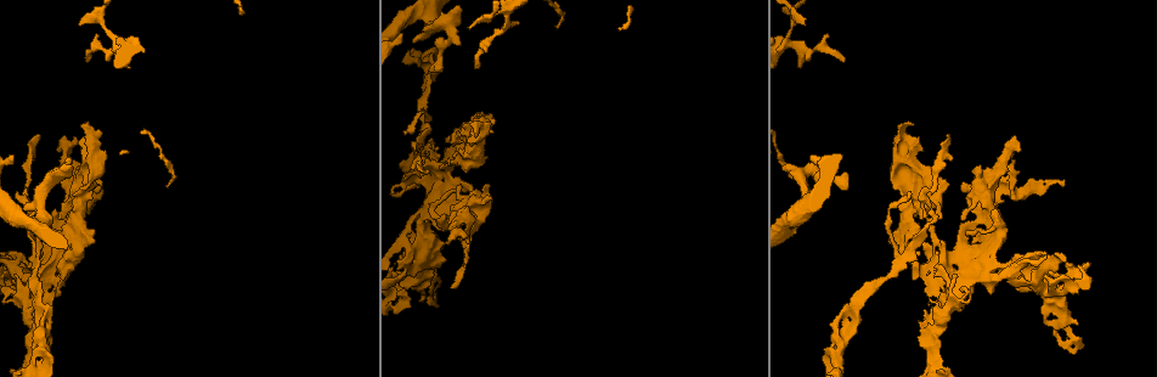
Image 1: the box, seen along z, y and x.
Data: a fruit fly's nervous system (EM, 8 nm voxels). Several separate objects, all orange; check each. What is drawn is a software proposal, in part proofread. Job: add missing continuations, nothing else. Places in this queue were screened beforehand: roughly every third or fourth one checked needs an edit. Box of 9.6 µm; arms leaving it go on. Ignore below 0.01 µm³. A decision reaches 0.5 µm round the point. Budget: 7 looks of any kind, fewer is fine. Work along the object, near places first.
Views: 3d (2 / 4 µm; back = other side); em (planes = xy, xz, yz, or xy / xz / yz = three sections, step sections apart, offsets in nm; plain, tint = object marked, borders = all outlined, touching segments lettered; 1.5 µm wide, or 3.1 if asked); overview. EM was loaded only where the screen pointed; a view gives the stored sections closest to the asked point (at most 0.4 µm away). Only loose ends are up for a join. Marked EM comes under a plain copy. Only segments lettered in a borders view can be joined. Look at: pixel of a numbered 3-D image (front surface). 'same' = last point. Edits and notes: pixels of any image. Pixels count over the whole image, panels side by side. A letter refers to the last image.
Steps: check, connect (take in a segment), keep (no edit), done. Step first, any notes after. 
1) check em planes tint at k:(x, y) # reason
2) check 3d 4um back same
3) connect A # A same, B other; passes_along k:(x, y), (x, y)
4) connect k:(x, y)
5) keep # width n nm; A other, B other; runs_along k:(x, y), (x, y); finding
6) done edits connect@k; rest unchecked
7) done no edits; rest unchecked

check 3d 2um at 1:(1001, 203) # branch stops here

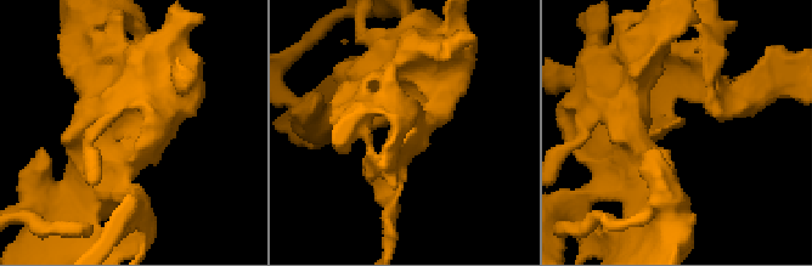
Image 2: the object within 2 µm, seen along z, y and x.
check em planes borders at 2:(681, 124) # arm_widths 240, 260 nm; now the EM

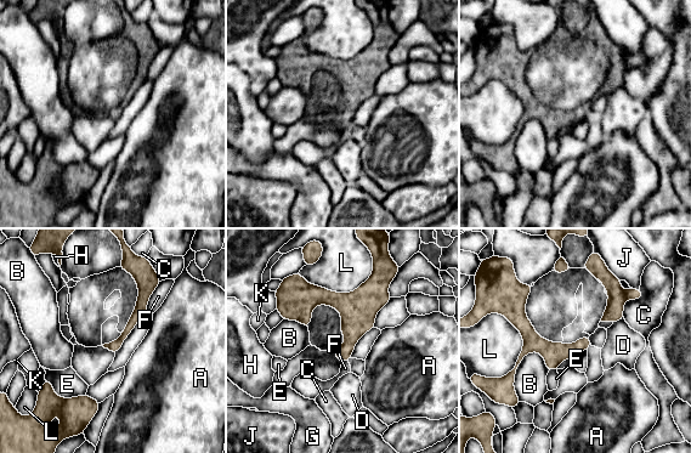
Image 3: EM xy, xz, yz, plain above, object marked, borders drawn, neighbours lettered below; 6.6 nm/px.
keep # A other, B other, C other, D other, E other, F other, G other, H other, J other, K other, L other; runs_along 3:(147, 284), (139, 313), (109, 346); no lettered segment goes on from it

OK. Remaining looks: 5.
check 3d 4um at 1:(909, 191) # free end

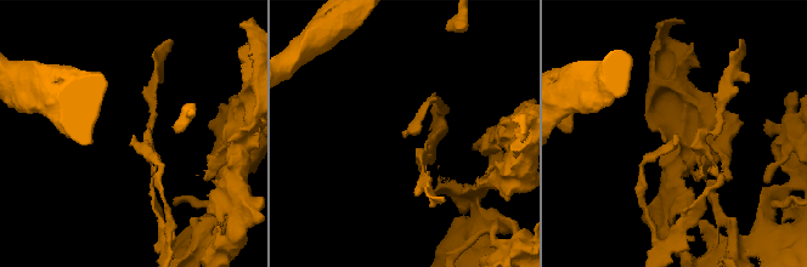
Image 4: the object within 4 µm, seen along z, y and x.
check em planes borders at 4:(405, 132)

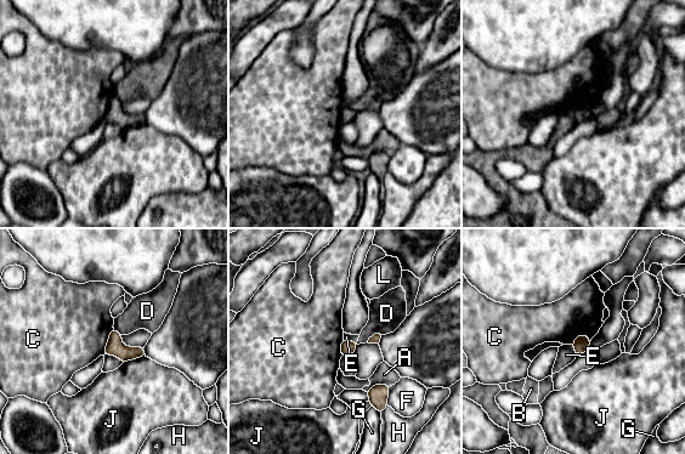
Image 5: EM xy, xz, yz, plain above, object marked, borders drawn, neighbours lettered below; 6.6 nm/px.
keep # width 100 nm; A other, B other, C other, D other, E other, F other, G other, H other, J other, L other; border 5:(344, 339), (356, 342); none of them fits

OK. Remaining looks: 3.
check em yz step 4 borders at 1:(951, 137) # branch stops here

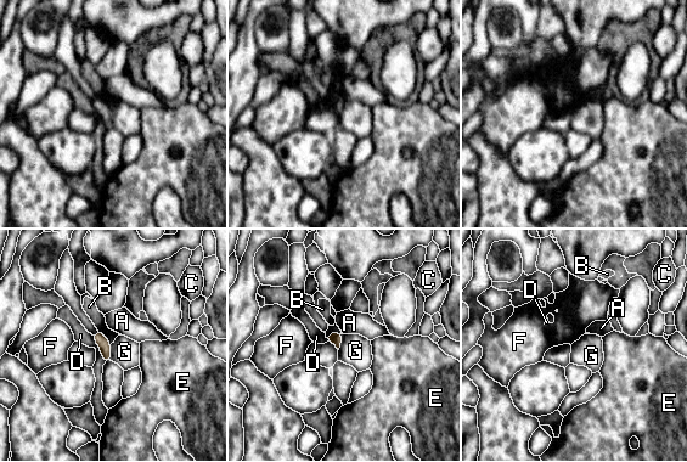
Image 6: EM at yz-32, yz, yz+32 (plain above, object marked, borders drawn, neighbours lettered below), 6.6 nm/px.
check em planes borders same

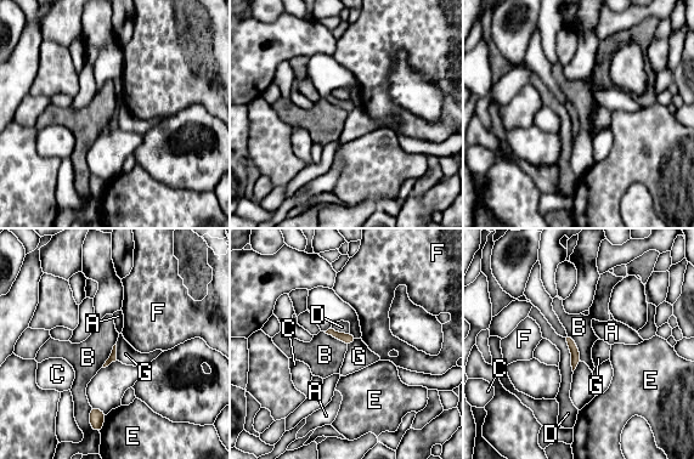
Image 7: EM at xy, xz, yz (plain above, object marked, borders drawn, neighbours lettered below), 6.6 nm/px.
keep # longest_contact D 240 nm; A other, B other, C other, D other, E other, F other, G other; border 7:(566, 333), (575, 343), (581, 361); no lettered segment goes on from it

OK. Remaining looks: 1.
done no edits; rest unchecked

